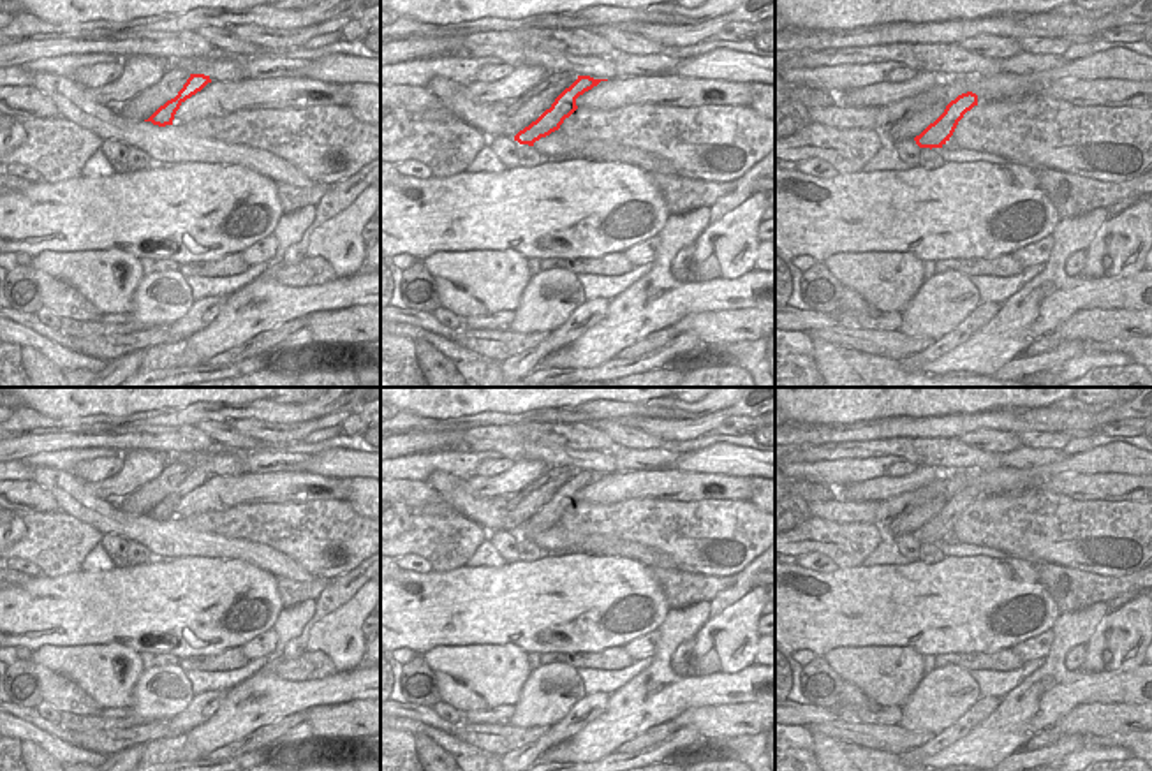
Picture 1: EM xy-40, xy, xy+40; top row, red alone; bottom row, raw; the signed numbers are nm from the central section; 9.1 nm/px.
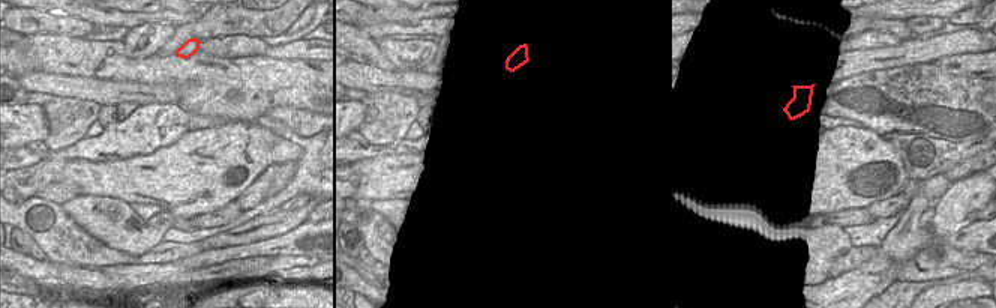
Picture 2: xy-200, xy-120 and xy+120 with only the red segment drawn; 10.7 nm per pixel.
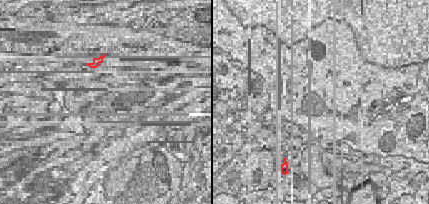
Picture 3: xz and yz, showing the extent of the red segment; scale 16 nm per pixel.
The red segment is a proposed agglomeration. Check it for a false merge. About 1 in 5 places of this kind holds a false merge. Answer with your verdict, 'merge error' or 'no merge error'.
no merge error

